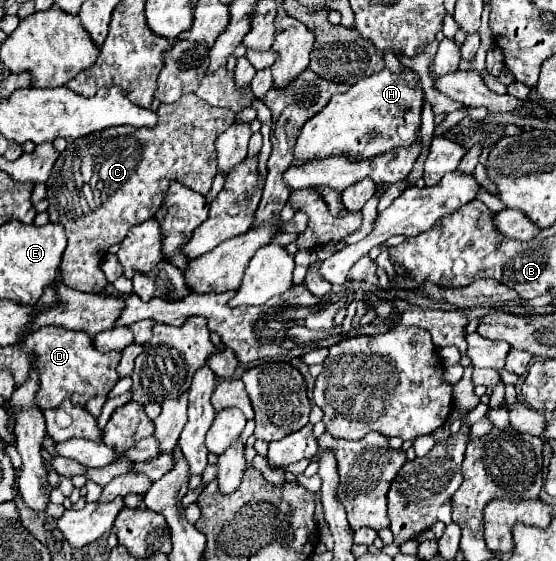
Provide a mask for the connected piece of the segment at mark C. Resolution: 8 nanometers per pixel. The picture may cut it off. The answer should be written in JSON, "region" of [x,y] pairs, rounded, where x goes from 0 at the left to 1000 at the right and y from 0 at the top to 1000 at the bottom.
{"region":[[[333,168],[315,185],[290,185],[282,196],[282,221],[272,228],[243,225],[200,225],[192,232],[128,250],[121,264],[103,282],[92,317],[85,321],[85,357],[92,396],[117,403],[124,435],[110,463],[113,503],[124,513],[146,520],[185,517],[192,510],[189,488],[182,485],[182,463],[192,453],[192,442],[221,431],[228,410],[279,385],[299,348],[302,333],[286,332],[286,317],[315,317],[336,335],[372,346],[379,339],[383,317],[390,310],[390,278],[387,278],[387,246],[405,235],[423,217],[423,203],[408,193],[383,193],[358,178],[351,168]]]}

